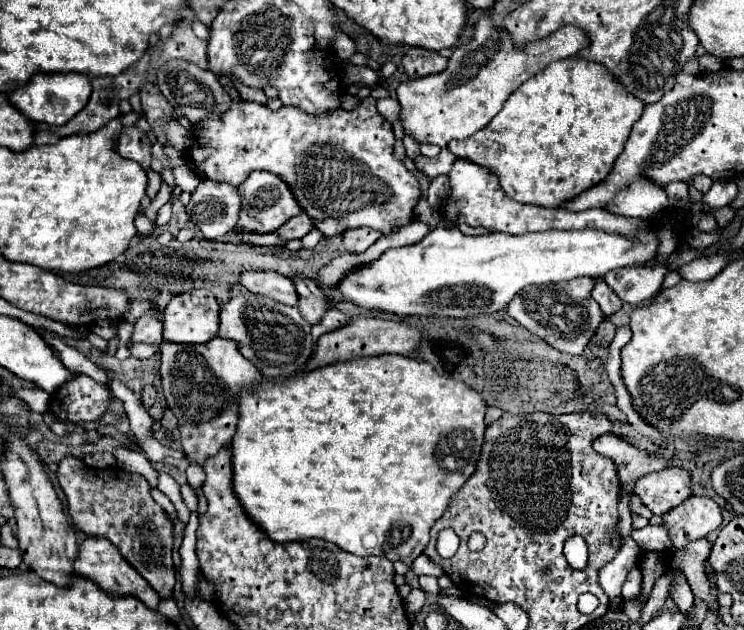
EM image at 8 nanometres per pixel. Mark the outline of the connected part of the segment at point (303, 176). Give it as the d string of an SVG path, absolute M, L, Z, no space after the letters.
M372 97L362 99L354 111L342 109L334 115L322 115L322 119L314 119L312 115L306 115L294 107L282 107L274 113L266 105L234 101L222 117L204 119L202 127L204 129L194 135L194 147L190 149L190 157L194 159L196 171L200 175L230 185L242 185L256 169L284 175L284 179L294 187L294 195L298 195L302 209L314 219L316 229L328 237L354 227L370 227L382 235L392 235L416 219L414 209L422 197L420 179L394 155L396 137L392 125L382 115L378 115Z

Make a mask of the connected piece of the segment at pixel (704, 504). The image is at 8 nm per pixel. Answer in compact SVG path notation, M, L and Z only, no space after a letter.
M688 497L682 505L662 515L662 525L668 531L674 549L682 549L692 541L698 541L718 529L722 515L718 505L710 497Z

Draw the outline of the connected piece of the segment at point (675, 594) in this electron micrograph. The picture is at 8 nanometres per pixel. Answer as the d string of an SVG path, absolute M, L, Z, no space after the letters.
M682 575L676 579L676 585L672 587L670 597L676 601L676 605L678 605L678 609L680 609L682 613L688 613L688 611L692 609L692 605L694 605L692 589L690 589L690 585L686 583L686 579L682 579Z

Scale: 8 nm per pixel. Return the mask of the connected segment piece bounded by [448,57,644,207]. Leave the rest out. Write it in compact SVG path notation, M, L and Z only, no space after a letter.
M568 57L550 63L532 79L522 83L506 99L502 111L484 129L466 141L452 141L448 149L460 159L480 163L494 171L510 199L540 207L560 207L564 201L606 179L616 157L624 151L630 129L640 119L642 111L644 103L632 95L610 69L602 67L602 63L586 61L582 57Z

